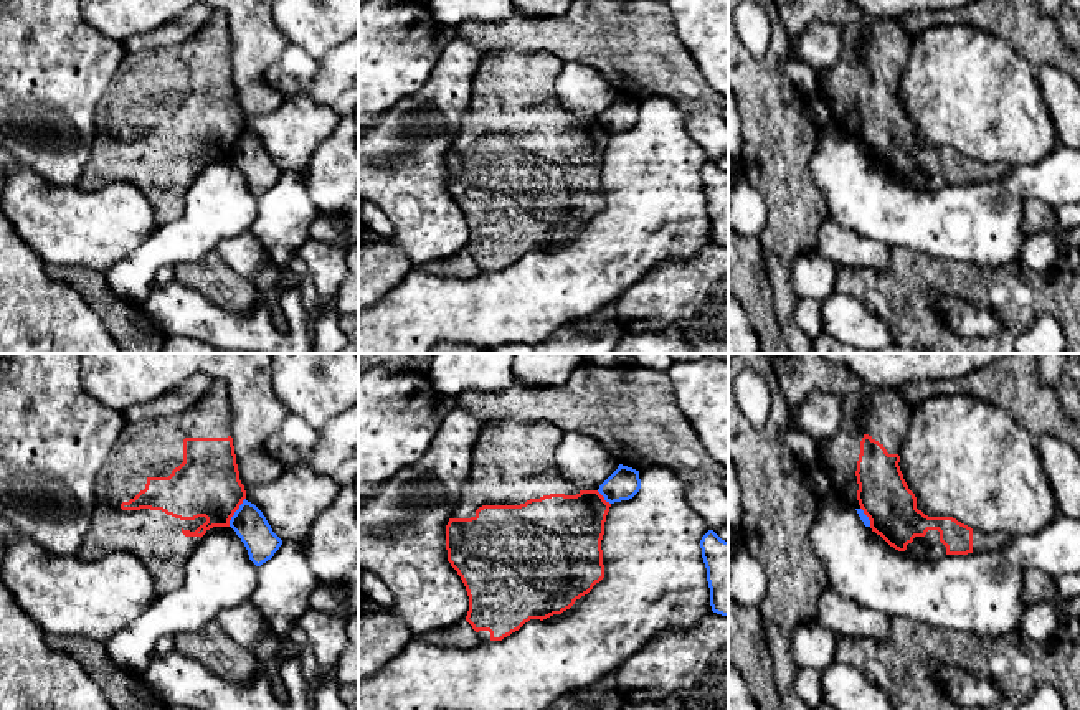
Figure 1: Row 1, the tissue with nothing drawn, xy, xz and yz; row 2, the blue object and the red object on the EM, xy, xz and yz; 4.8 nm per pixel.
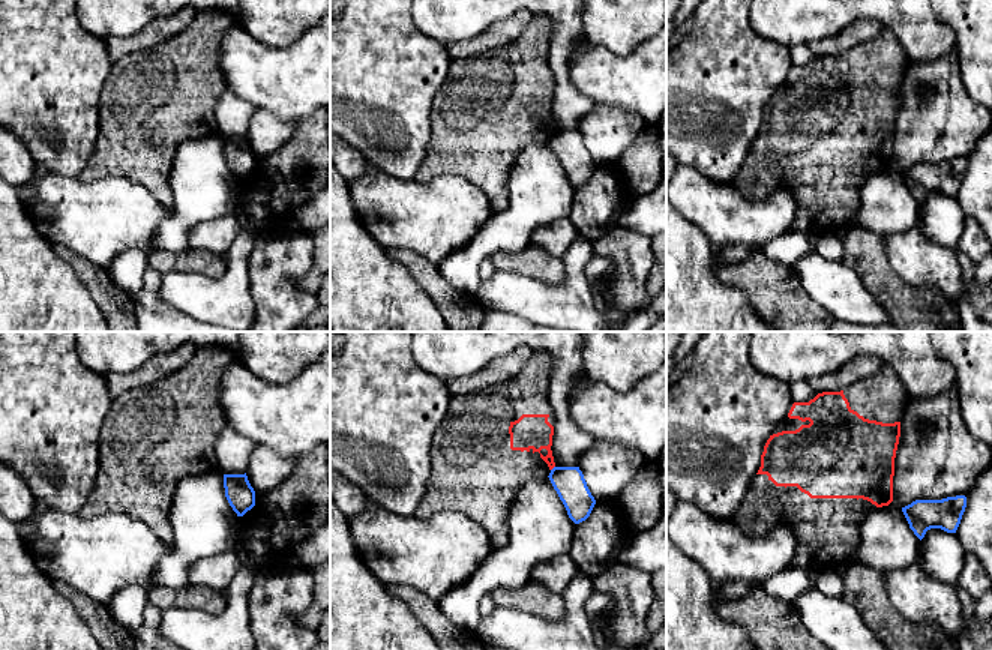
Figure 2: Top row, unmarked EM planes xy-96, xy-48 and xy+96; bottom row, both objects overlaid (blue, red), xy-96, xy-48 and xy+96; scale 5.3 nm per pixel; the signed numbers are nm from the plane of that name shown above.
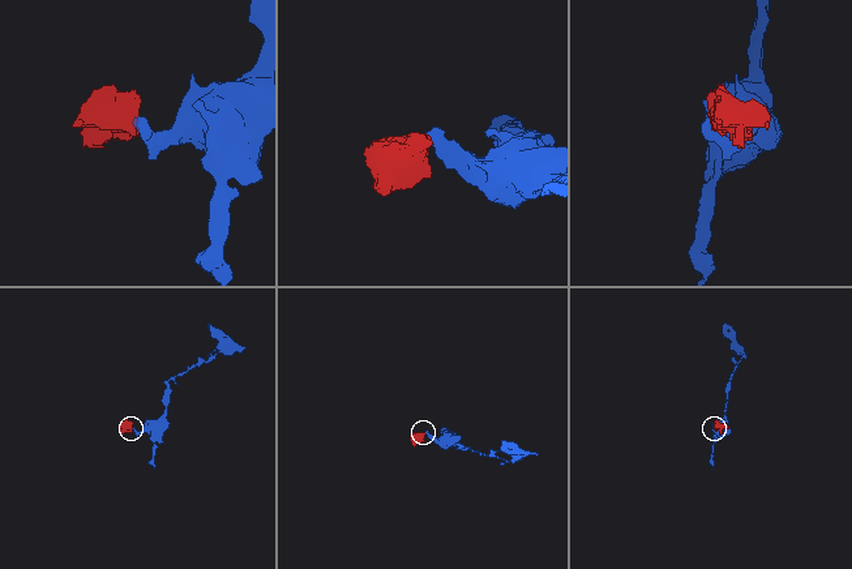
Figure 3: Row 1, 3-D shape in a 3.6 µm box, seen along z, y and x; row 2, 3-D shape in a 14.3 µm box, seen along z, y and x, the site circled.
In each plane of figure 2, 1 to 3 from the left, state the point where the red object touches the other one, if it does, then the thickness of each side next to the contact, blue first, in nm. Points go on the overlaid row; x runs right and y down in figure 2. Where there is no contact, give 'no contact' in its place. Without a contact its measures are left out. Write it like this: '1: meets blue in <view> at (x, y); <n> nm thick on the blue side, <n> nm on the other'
1: no contact
2: meets blue in xy-48 at (553, 469); 170 nm thick on the blue side, 190 nm on the other
3: no contact

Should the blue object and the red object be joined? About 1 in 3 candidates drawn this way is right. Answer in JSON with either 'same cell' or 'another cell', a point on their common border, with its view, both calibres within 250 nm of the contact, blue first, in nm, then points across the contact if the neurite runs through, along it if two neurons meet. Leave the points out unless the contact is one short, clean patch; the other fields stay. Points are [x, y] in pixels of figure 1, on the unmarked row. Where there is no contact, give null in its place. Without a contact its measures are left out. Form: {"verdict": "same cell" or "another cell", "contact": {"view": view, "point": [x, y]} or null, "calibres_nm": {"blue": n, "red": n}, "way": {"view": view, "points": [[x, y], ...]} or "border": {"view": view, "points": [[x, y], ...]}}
{"verdict": "another cell", "contact": {"view": "xy", "point": [235, 142]}, "calibres_nm": {"blue": 160, "red": 320}, "border": {"view": "xy", "points": [[245, 127], [228, 156]]}}

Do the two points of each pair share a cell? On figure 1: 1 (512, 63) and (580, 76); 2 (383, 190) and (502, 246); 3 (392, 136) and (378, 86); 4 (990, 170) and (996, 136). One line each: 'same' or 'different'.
1: different
2: different
3: different
4: different

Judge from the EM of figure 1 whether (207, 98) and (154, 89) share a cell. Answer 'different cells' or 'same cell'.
same cell

